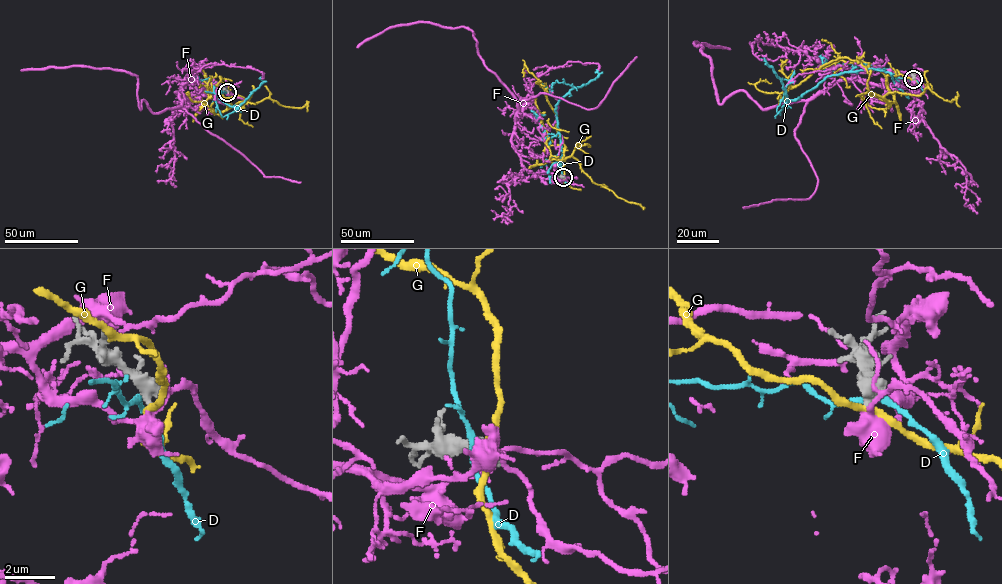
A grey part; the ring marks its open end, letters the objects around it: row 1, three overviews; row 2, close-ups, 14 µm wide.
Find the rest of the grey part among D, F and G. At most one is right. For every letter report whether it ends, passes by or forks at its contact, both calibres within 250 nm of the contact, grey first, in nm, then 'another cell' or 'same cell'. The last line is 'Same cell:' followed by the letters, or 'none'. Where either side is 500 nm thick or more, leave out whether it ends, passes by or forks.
D: calibres 550 and 260 nm; another cell
F: it forks; calibres 360 and 360 nm; another cell
G: it passes by; calibres 420 and 240 nm; another cell
Same cell: none

